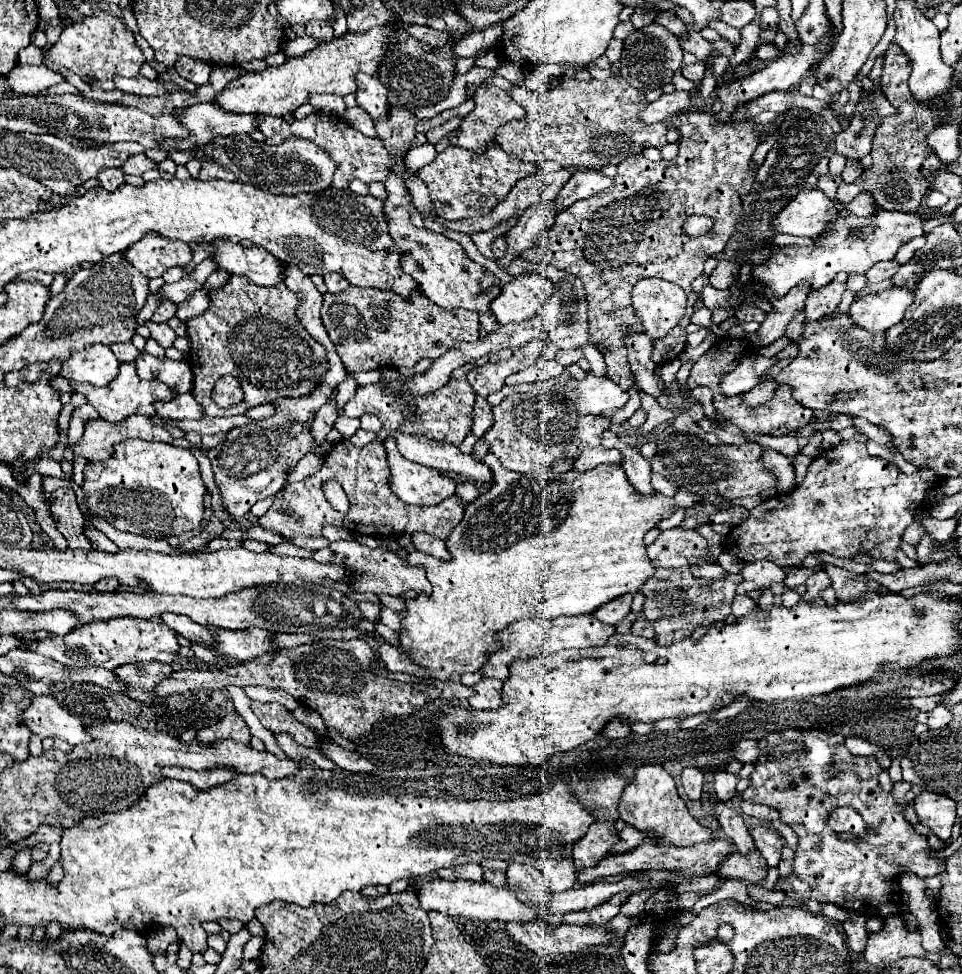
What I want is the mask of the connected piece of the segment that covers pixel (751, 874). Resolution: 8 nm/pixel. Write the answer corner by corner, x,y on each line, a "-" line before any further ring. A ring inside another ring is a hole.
757,850
749,852
747,856
735,852
727,860
723,860
719,876
725,880
745,880
749,886
759,886
759,880
765,880
767,876
767,862
763,860
763,856
759,856

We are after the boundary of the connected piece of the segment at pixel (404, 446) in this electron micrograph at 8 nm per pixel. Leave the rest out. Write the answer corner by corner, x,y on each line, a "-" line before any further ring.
391,432
391,436
397,440
399,452
411,462
493,484
493,470
487,464
477,462
473,456
463,454
457,446
451,448
449,444
435,444
435,440
427,440
423,436
403,436
401,432

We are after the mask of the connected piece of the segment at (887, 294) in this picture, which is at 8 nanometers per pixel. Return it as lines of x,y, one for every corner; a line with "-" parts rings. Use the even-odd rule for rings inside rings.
889,288
855,300
849,306
847,316
855,326
877,334
899,324
911,302
913,294
907,292
907,288

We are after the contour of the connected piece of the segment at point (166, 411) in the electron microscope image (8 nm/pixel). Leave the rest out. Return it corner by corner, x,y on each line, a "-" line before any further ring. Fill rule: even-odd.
177,394
169,402
155,402
155,414
161,418
177,418
177,420
197,420
201,418
201,406
191,394

